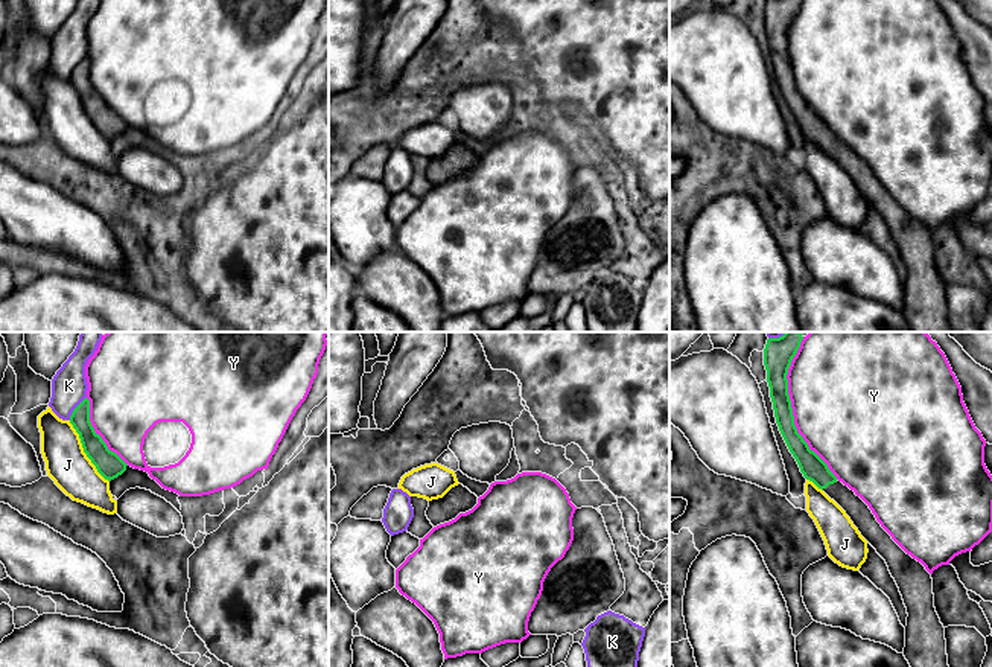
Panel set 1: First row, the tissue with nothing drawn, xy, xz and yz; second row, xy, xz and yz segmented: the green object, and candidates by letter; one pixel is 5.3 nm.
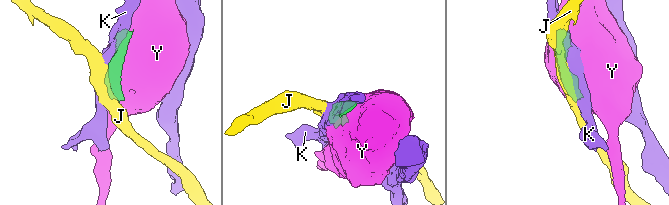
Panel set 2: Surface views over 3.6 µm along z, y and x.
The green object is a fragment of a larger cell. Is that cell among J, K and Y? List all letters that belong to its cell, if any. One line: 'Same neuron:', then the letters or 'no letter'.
Same neuron: no letter

